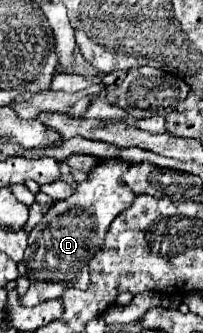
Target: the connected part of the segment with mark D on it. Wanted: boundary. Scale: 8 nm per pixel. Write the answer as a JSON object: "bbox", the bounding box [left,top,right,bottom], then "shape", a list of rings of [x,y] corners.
{"bbox":[20,160,136,306],"shape":[[[104,160],[88,174],[86,182],[76,186],[76,192],[70,198],[56,202],[34,226],[28,236],[24,258],[30,278],[30,288],[20,300],[24,306],[36,306],[38,302],[54,300],[62,294],[64,288],[70,286],[80,290],[88,288],[90,258],[94,258],[94,254],[102,248],[112,220],[136,198],[136,194],[120,180],[126,170],[128,164],[124,160]]]}

